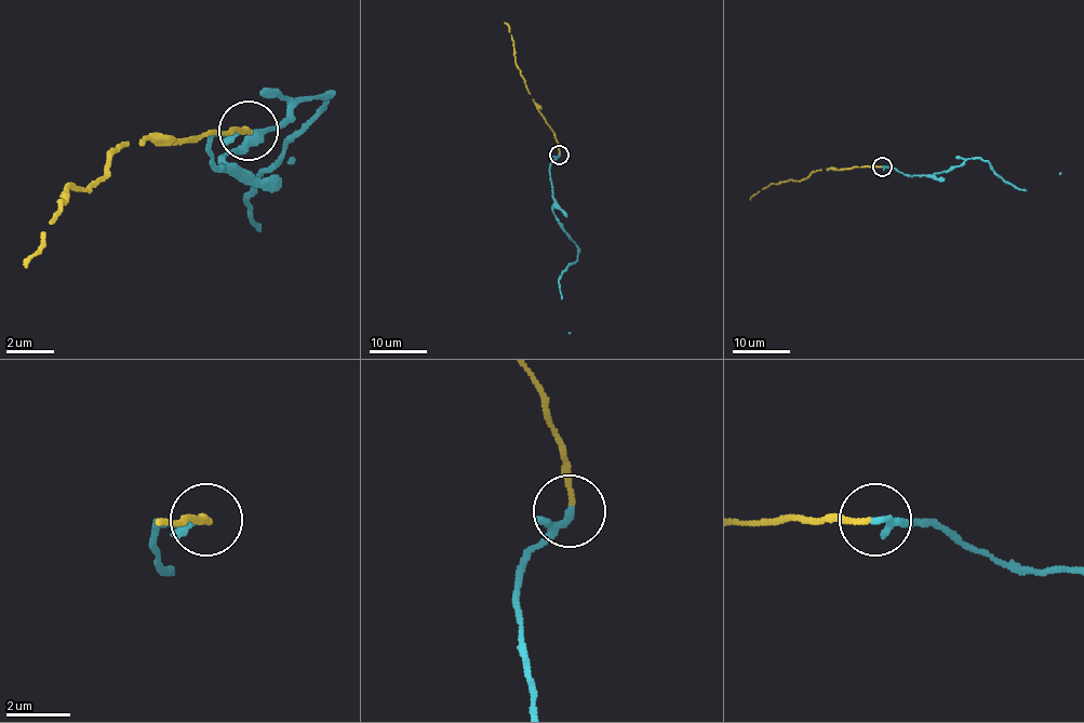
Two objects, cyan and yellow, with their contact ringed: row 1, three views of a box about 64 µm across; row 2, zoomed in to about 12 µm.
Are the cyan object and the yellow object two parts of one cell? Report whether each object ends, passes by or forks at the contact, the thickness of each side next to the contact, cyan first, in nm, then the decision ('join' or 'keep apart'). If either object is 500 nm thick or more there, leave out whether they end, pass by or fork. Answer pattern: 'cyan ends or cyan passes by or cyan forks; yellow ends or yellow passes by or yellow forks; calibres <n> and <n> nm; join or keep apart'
cyan passes by; yellow ends; calibres 180 and 160 nm; join

